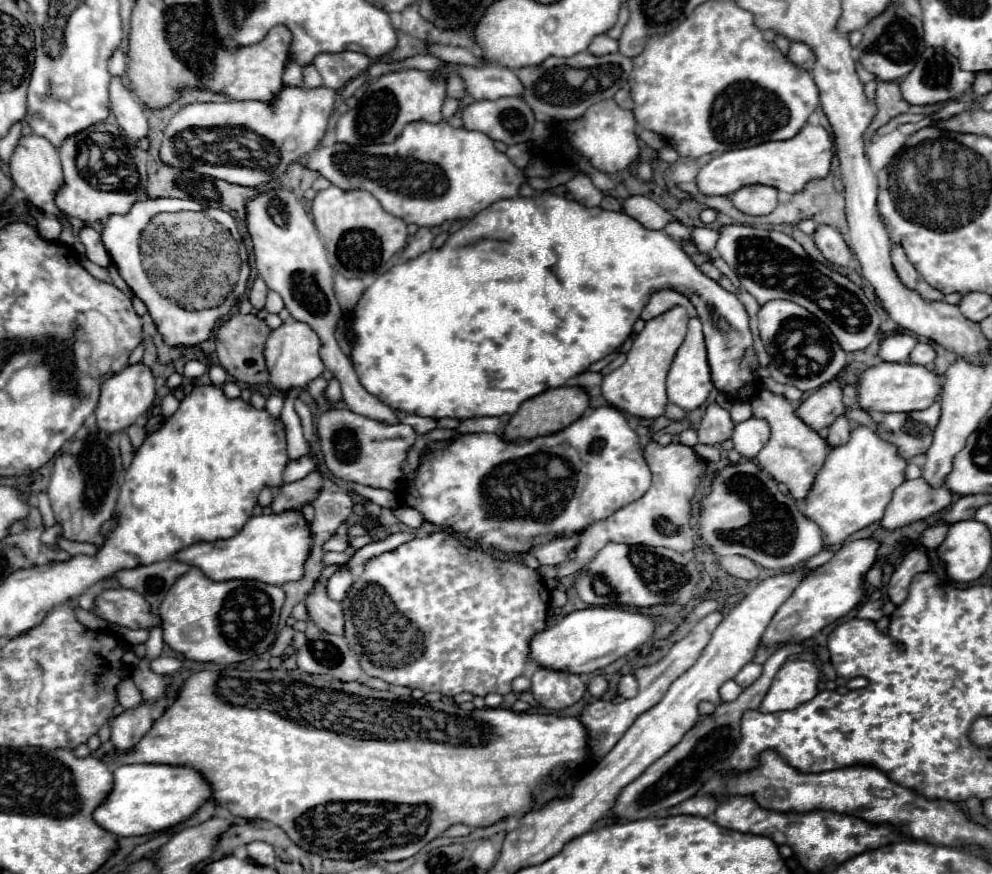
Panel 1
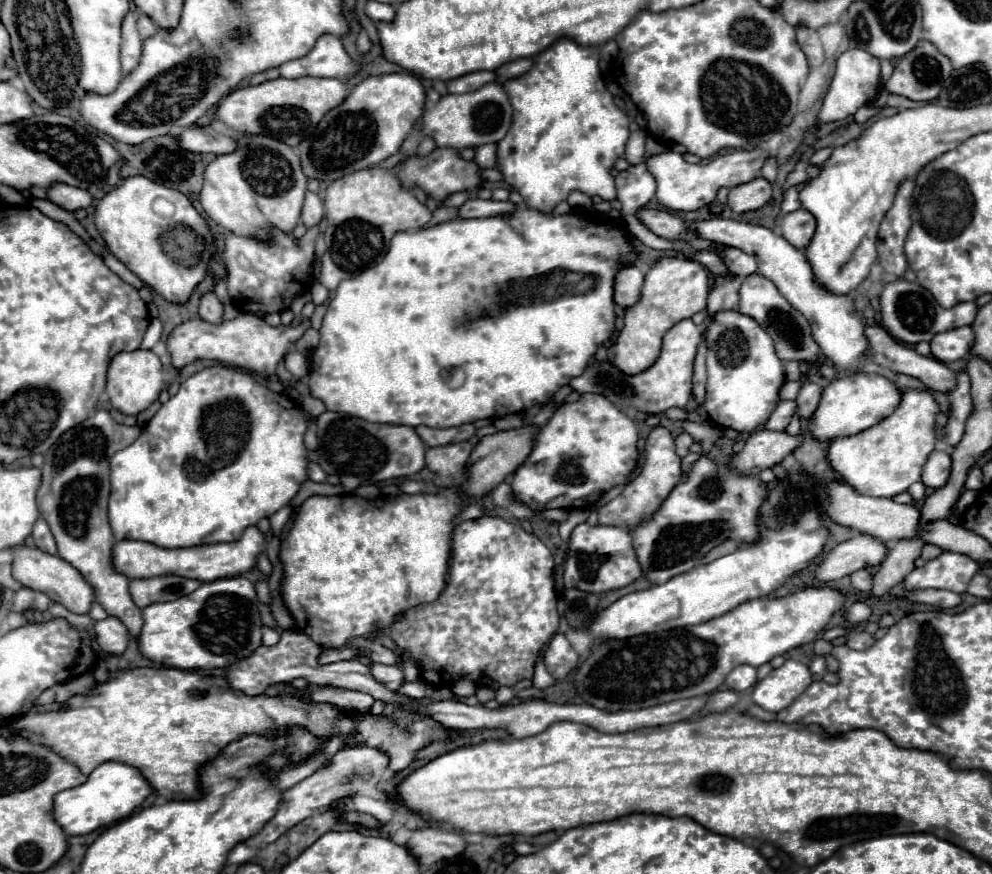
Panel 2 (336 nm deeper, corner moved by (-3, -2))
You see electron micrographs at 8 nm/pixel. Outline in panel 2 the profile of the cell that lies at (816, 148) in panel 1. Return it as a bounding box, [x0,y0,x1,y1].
[645,148,767,212]

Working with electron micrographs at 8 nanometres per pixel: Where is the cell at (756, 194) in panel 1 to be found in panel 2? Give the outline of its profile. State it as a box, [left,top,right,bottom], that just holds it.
[727,176,773,212]

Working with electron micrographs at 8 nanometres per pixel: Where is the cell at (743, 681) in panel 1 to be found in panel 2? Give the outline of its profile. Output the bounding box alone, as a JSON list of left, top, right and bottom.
[725,666,757,692]

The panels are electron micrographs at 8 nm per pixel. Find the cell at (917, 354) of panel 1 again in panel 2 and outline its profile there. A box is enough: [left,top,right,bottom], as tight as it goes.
[931,326,975,364]

